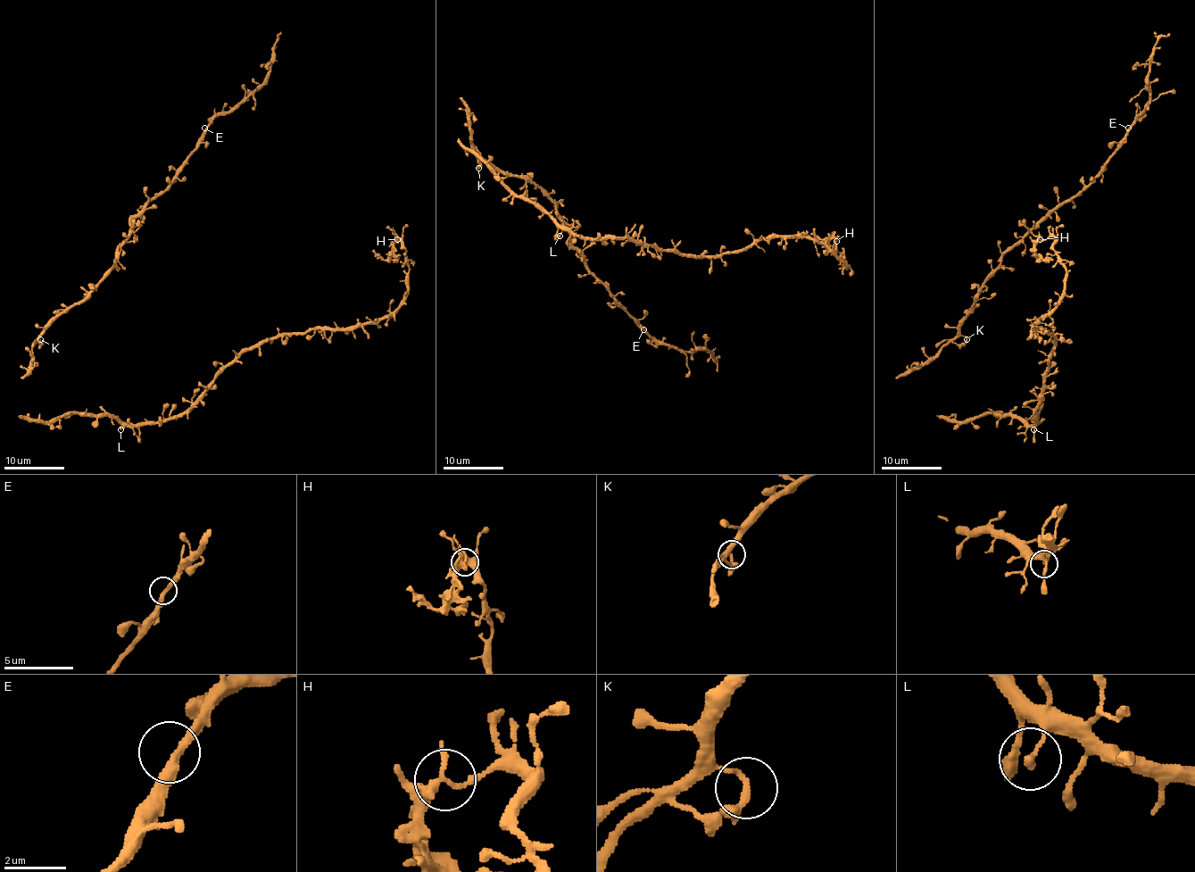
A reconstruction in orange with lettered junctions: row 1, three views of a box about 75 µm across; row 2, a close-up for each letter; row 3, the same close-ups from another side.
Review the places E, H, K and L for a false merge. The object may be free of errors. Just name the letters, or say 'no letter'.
H

